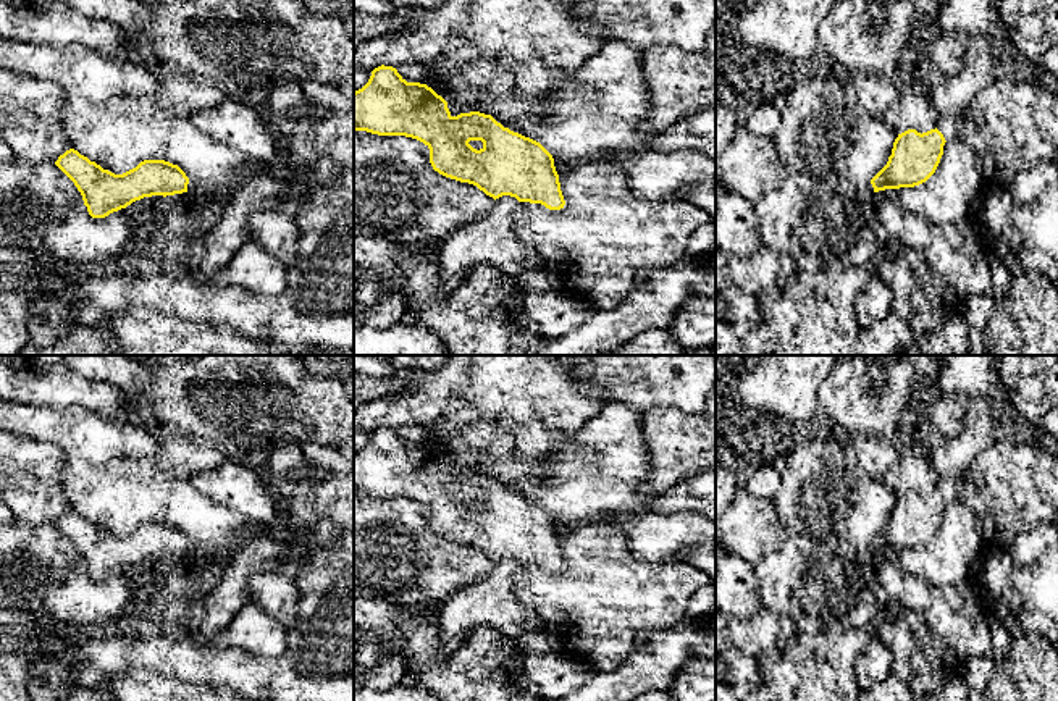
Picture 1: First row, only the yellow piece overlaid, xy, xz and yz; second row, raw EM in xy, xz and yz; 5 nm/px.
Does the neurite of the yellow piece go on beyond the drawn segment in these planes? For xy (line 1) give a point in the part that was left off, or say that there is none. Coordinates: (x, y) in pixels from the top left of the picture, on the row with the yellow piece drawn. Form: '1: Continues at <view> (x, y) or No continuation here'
1: No continuation here

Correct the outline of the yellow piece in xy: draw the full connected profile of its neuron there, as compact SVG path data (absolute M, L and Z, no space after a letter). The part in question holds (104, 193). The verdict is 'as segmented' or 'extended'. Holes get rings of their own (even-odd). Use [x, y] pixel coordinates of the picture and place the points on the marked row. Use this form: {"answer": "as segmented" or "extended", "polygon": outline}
{"answer": "as segmented", "polygon": "M69 149L55 165L74 183L92 218L105 218L144 197L187 192L189 184L186 173L165 160L144 160L115 174Z"}

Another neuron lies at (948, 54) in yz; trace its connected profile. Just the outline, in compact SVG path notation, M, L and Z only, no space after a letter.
M943 31L926 36L922 52L948 76L958 74L964 68L966 44L951 32Z

